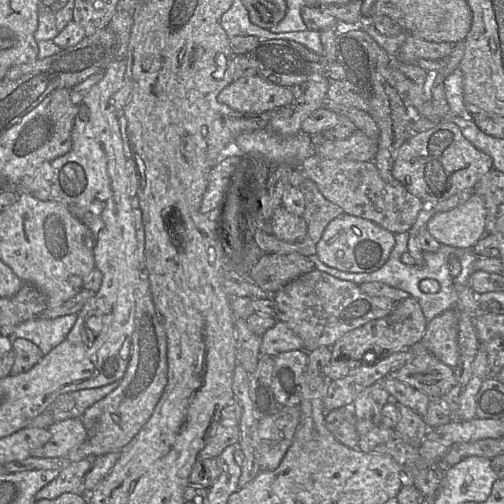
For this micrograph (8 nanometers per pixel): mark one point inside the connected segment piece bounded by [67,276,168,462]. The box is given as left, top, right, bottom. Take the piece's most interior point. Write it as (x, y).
(116, 419)

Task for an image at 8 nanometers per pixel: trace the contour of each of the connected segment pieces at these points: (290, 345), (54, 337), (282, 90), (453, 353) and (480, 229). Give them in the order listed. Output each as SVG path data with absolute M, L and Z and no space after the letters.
M277 321L262 335L261 355L276 356L283 352L302 349L304 349L302 339L282 321Z
M77 314L53 319L35 317L17 325L10 337L27 339L46 355L65 340L76 320Z
M259 75L239 78L218 94L220 103L247 114L284 107L293 99L291 88L274 84Z
M456 310L445 311L428 322L420 344L441 362L454 368L459 360Z
M472 192L462 205L445 212L435 212L427 223L427 230L440 243L471 250L485 234L486 208L481 196Z

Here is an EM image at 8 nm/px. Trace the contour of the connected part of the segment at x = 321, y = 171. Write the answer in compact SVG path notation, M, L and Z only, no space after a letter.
M312 154L301 163L301 171L317 185L327 200L338 205L345 214L370 220L393 234L408 232L423 207L424 202L402 184L386 183L374 161L327 159Z

